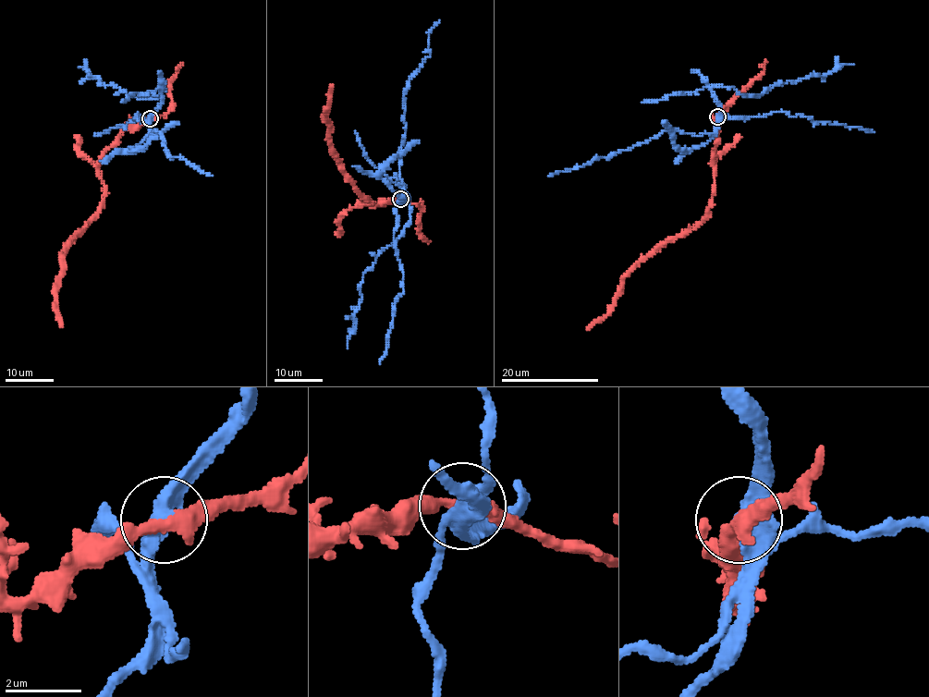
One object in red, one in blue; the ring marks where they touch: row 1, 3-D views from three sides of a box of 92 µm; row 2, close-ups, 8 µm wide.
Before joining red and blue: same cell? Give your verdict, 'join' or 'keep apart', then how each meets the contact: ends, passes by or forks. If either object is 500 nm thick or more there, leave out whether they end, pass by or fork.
keep apart | red passes by | blue passes by

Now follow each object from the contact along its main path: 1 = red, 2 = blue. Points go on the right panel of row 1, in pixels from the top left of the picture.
1: (717, 116), (713, 204), (709, 213), (640, 263), (623, 280), (613, 310), (587, 329)
2: (717, 116), (718, 103), (711, 87), (715, 85), (732, 87), (746, 96), (761, 95), (768, 87), (853, 65)

